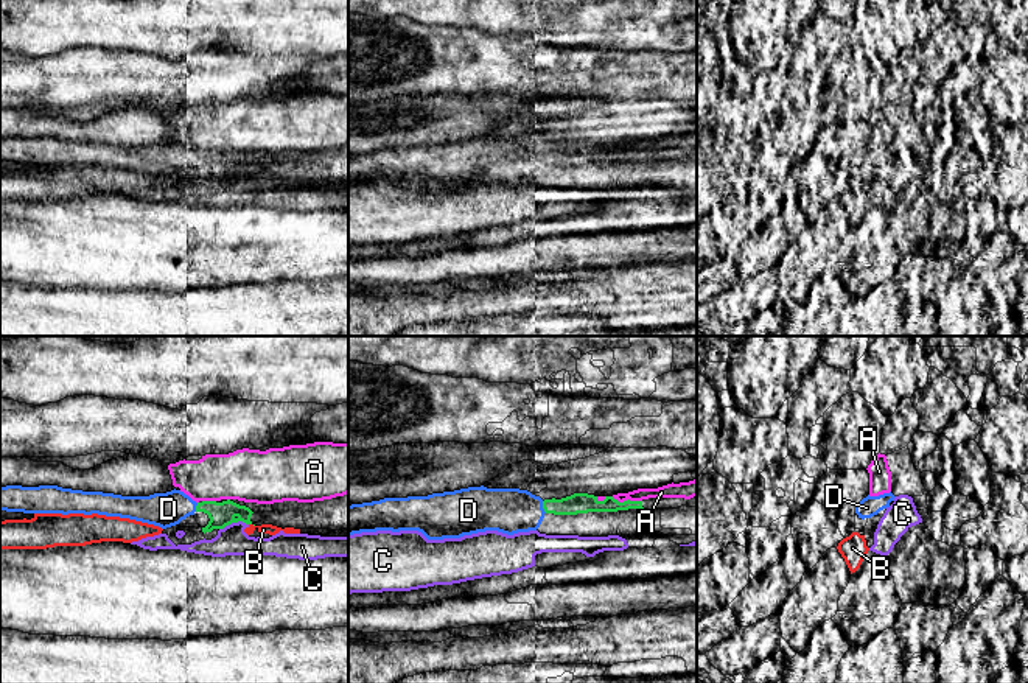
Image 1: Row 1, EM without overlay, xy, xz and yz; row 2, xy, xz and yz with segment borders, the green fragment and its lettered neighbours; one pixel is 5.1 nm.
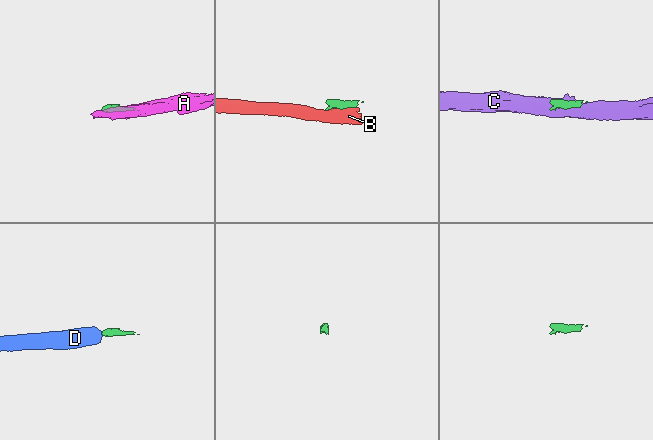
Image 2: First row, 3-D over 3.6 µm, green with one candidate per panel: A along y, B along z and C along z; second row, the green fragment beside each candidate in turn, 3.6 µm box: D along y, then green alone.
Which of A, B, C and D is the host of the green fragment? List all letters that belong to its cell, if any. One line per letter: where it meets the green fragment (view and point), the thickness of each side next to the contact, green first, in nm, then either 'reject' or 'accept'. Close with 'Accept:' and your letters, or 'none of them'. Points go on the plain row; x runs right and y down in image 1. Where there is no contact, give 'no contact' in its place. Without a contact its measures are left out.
A: xz (627, 151) | 110/80 nm | reject
B: xy (254, 176) | 130/50 nm | reject
C: xy (234, 173) | 130/160 nm | reject
D: xz (543, 159) | 110/240 nm | accept
Accept: D

